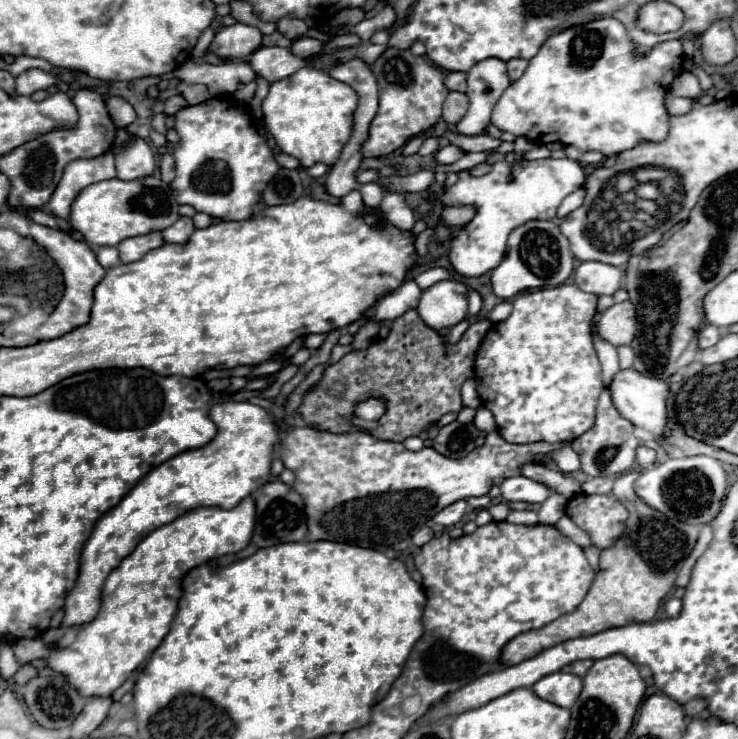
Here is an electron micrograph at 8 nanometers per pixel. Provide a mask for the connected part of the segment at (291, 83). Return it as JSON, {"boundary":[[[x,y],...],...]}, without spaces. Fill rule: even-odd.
{"boundary":[[[305,66],[269,86],[269,94],[263,100],[263,120],[281,150],[295,156],[301,166],[309,168],[317,162],[333,166],[353,132],[357,100],[359,96],[349,84],[331,78],[323,68]]]}

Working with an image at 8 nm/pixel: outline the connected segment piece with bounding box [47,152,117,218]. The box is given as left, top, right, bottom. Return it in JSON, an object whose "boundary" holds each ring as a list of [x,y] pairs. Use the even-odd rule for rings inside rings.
{"boundary":[[[105,152],[103,156],[91,158],[91,160],[69,162],[67,170],[63,172],[63,178],[61,178],[59,186],[55,188],[47,206],[55,216],[67,218],[69,210],[71,210],[71,202],[85,186],[101,182],[101,180],[109,180],[115,176],[117,176],[117,172],[115,172],[113,152]]]}

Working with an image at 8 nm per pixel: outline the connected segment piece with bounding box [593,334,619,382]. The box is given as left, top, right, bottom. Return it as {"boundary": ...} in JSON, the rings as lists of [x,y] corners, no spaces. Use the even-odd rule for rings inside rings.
{"boundary":[[[593,334],[593,346],[595,346],[595,350],[597,350],[597,356],[599,356],[599,360],[601,360],[603,368],[605,368],[605,378],[607,378],[607,382],[609,382],[609,378],[619,370],[617,348],[615,348],[611,342],[603,340],[599,334]]]}

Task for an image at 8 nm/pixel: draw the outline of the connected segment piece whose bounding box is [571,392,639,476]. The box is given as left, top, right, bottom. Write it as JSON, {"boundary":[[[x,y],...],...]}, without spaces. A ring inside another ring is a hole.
{"boundary":[[[603,392],[599,396],[597,404],[597,416],[591,430],[581,434],[579,438],[571,440],[571,448],[581,458],[581,470],[587,476],[611,476],[611,474],[623,474],[629,472],[635,462],[635,450],[639,446],[639,440],[633,436],[633,424],[627,422],[613,406],[609,392]]]}

